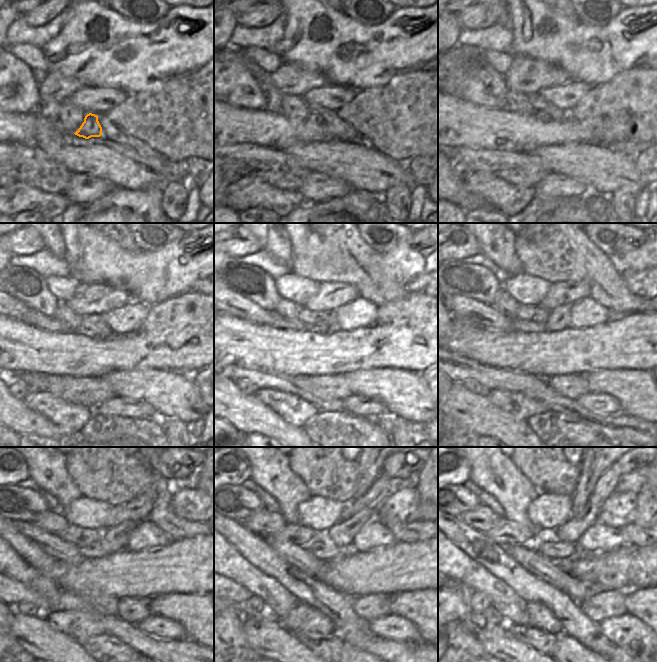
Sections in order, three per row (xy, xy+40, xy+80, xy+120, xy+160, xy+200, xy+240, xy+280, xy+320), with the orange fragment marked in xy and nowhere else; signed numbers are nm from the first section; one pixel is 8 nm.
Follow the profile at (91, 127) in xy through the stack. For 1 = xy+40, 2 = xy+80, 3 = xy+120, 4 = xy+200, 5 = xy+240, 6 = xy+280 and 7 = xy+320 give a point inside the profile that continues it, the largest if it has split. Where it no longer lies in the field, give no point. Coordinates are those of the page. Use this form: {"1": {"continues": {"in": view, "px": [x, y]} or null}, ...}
{"1": {"continues": {"in": "xy+40", "px": [315, 112]}}, "2": {"continues": {"in": "xy+80", "px": [541, 108]}}, "3": {"continues": {"in": "xy+120", "px": [100, 330]}}, "4": {"continues": {"in": "xy+200", "px": [559, 319]}}, "5": {"continues": {"in": "xy+240", "px": [114, 539]}}, "6": {"continues": {"in": "xy+280", "px": [343, 533]}}, "7": {"continues": {"in": "xy+320", "px": [570, 532]}}}

